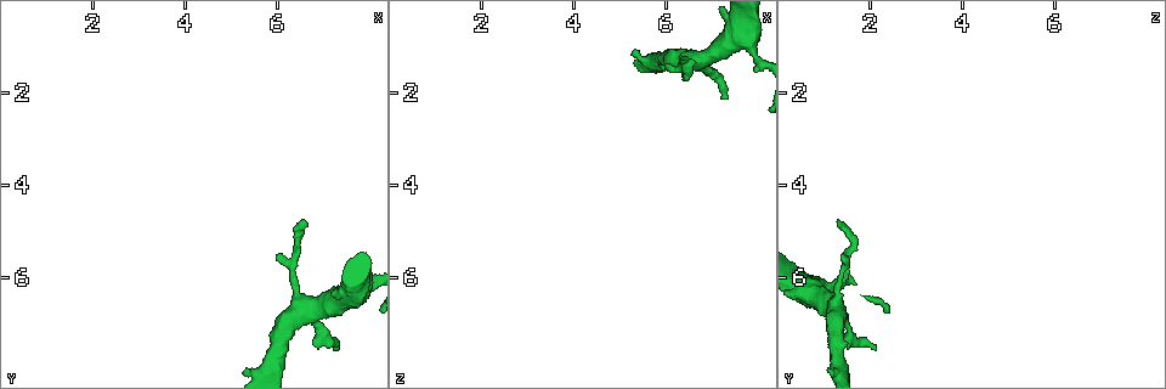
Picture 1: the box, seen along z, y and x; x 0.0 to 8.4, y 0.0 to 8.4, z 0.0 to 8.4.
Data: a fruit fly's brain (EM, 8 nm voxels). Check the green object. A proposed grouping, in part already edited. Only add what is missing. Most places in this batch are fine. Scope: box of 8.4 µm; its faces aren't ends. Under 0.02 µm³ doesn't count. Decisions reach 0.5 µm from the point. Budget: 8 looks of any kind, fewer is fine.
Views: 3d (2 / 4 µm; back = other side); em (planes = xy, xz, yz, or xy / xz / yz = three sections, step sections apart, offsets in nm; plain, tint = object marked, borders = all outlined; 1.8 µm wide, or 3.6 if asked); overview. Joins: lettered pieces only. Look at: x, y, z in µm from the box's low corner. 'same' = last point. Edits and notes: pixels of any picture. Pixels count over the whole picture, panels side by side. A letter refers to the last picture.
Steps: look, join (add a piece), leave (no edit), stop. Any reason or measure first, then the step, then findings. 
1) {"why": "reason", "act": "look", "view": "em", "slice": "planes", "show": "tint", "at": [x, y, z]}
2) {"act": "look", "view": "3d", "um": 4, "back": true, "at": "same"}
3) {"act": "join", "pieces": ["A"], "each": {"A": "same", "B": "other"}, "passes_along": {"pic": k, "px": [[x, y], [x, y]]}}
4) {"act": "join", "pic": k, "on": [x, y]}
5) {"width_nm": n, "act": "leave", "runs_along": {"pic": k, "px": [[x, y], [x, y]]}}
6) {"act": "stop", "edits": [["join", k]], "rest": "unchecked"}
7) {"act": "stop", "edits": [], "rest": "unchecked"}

{"why": "an open end", "act": "look", "view": "em", "slice": "planes", "show": "plain", "at": [7.15, 7.50, 2.15]}

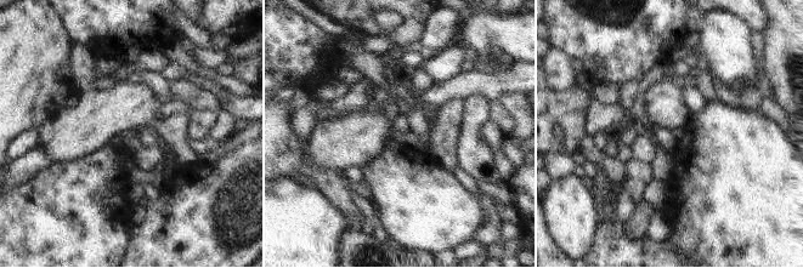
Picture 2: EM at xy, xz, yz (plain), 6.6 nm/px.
{"act": "look", "view": "em", "slice": "planes", "show": "tint", "at": "same"}

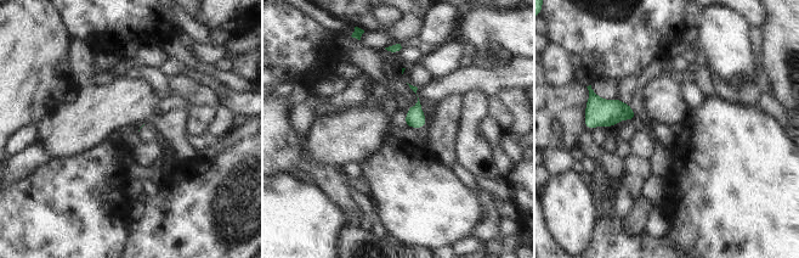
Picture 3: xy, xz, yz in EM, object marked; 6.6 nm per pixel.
{"act": "look", "view": "em", "slice": "planes", "show": "borders", "at": "same"}

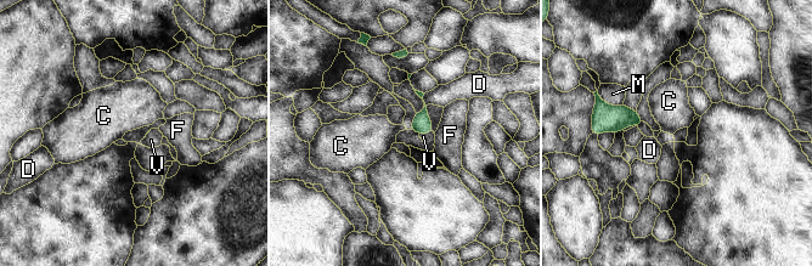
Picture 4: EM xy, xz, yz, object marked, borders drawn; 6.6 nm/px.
{"act": "join", "pieces": ["V"], "each": {"C": "other", "D": "other", "F": "other", "M": "other", "V": "same"}, "passes_along": {"pic": 4, "px": [[422, 124], [426, 132], [428, 139]]}, "found": "the cell continues"}

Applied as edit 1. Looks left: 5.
{"why": "sharp bend", "act": "look", "view": "em", "slice": "planes", "show": "plain", "at": [7.85, 6.05, 0.75]}

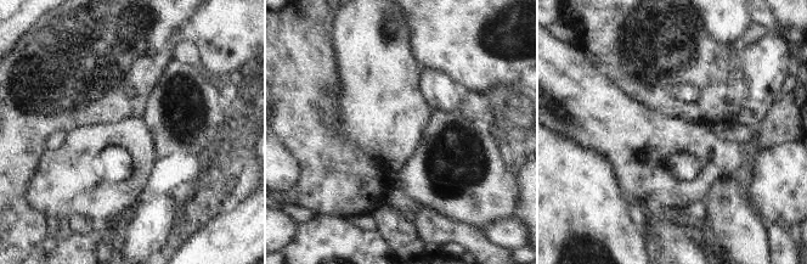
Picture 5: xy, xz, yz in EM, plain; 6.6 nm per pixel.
{"why": "what lies round it", "act": "look", "view": "em", "slice": "planes", "show": "borders", "at": "same"}

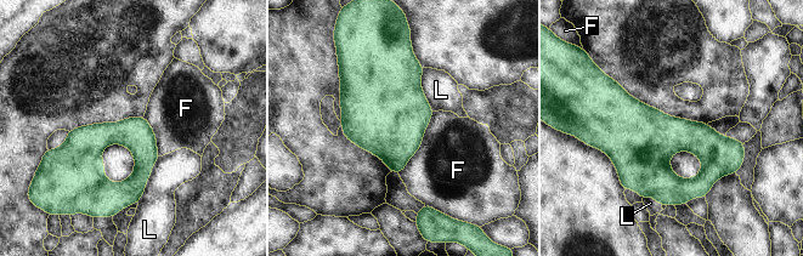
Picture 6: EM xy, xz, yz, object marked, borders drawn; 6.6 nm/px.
{"act": "leave", "each": {"F": "other", "L": "other"}, "border": {"pic": 6, "px": [[434, 112], [420, 147], [399, 174]]}, "found": "none of them fits"}

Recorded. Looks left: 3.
{"why": "tapers out", "act": "look", "view": "em", "slice": "xz", "step": 4, "show": "tint", "at": [6.60, 4.75, 1.35]}

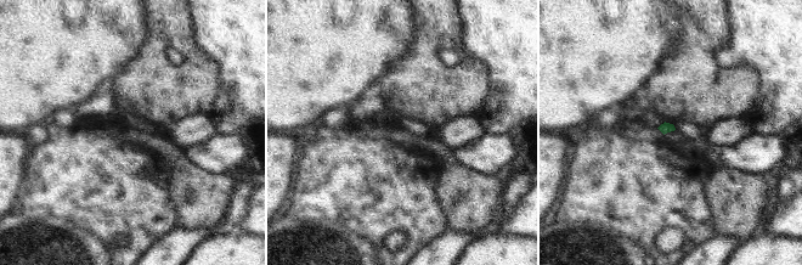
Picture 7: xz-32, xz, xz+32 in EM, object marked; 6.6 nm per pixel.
{"act": "look", "view": "em", "slice": "planes", "show": "borders", "at": "same"}

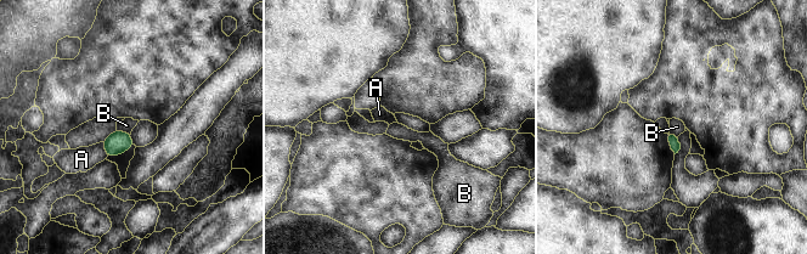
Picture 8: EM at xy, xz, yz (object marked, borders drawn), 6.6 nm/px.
{"longest_contact_nm": ["B", 100], "act": "leave", "each": {"A": "other", "B": "other"}, "border": {"pic": 8, "px": [[117, 129], [130, 134]]}, "found": "no lettered piece goes on from it"}

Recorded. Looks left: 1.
{"act": "stop", "edits": [["join", 4]], "rest": "unchecked"}

